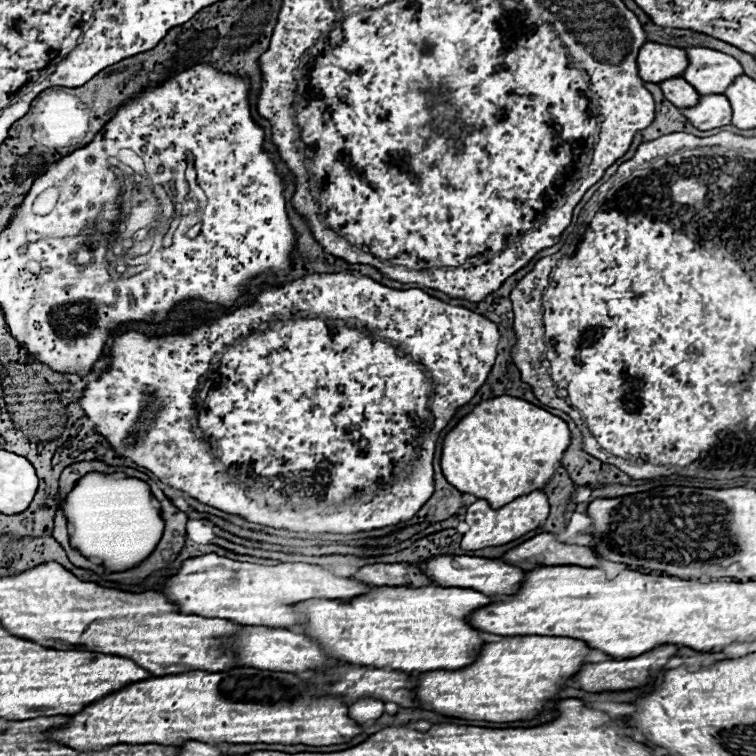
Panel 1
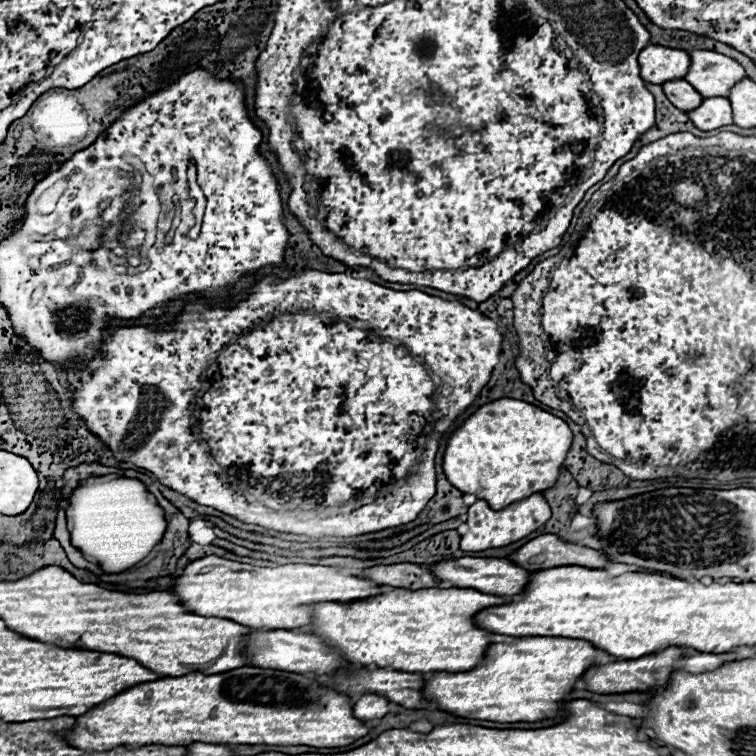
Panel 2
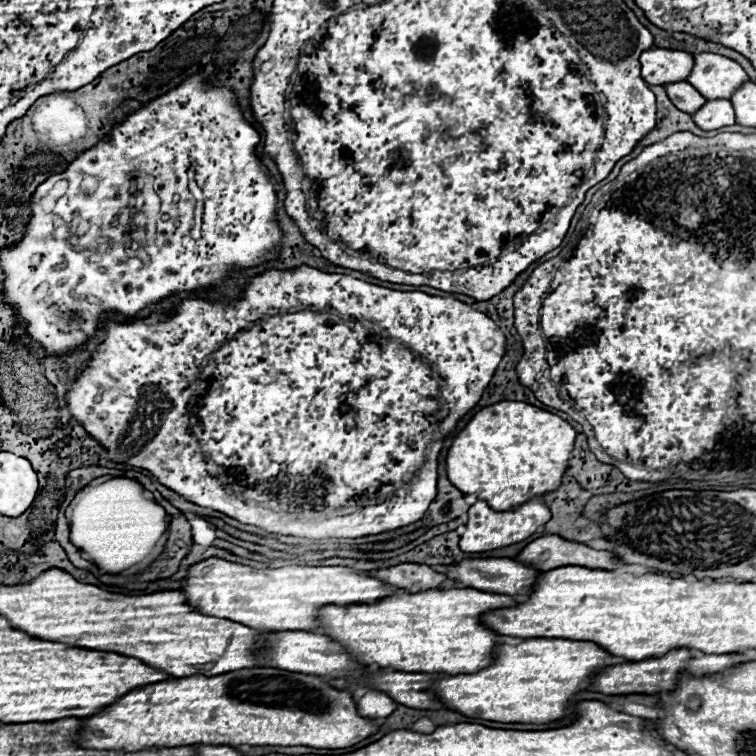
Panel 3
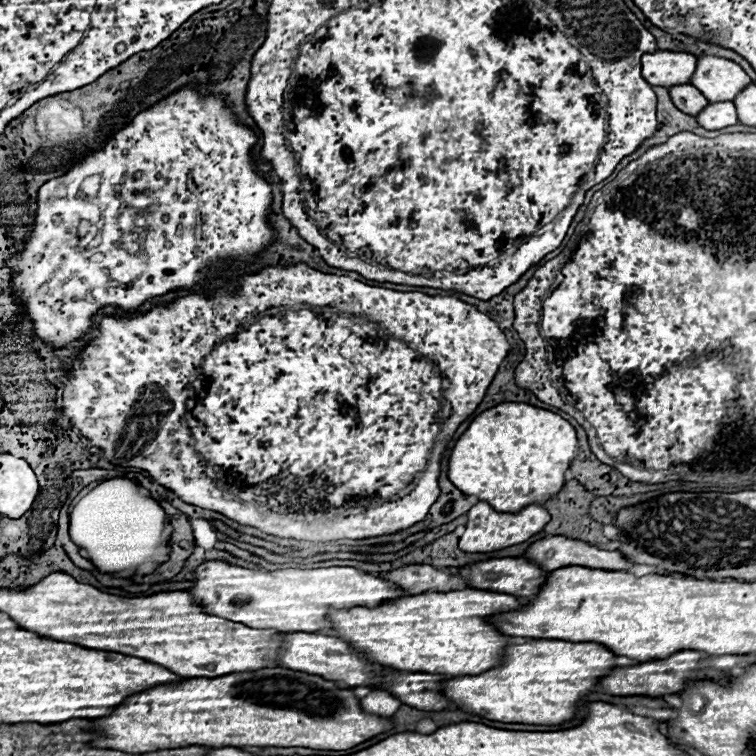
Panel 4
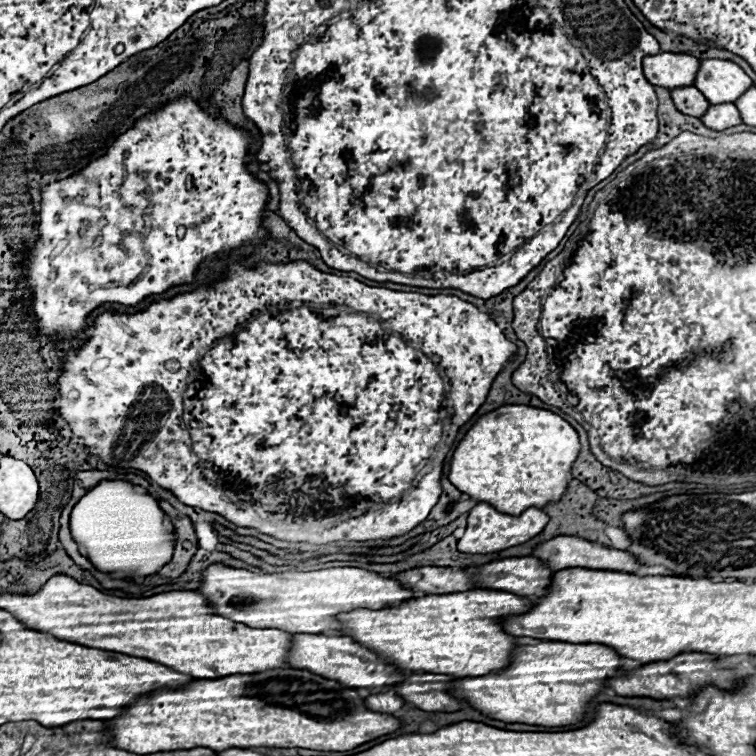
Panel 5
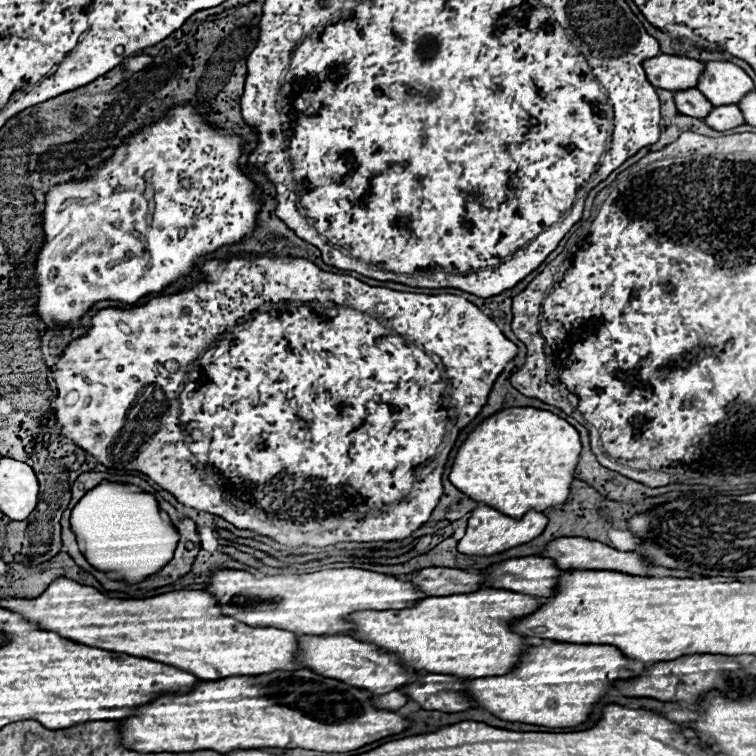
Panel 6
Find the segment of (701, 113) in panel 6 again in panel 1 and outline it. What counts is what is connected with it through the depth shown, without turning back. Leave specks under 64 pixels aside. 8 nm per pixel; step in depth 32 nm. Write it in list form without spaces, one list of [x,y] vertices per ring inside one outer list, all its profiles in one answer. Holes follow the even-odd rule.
[[[668,78],[660,82],[660,88],[664,92],[664,96],[676,104],[678,108],[688,108],[692,104],[696,104],[696,100],[700,98],[700,94],[684,80],[684,78]]]

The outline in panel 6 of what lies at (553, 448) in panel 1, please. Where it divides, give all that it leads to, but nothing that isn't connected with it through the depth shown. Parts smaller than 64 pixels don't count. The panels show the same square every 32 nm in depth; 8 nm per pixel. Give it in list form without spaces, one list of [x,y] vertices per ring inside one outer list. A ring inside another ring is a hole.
[[[530,406],[502,408],[484,418],[456,452],[450,482],[472,500],[488,504],[506,516],[520,518],[528,510],[558,508],[568,498],[572,468],[580,456],[580,436],[560,416]]]

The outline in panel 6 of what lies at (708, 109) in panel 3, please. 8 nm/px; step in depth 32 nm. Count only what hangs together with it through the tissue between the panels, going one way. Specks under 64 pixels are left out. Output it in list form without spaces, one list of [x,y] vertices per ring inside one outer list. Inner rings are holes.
[[[726,104],[726,106],[714,106],[710,110],[710,114],[704,118],[704,122],[712,130],[724,132],[724,130],[742,126],[744,124],[744,118],[742,118],[742,112],[740,112],[740,108],[736,104]]]

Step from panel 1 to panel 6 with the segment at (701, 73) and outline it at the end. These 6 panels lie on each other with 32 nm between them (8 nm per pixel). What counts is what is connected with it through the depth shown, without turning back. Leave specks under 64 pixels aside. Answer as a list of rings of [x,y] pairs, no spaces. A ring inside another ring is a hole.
[[[706,62],[696,88],[716,106],[716,104],[738,104],[738,100],[744,96],[744,92],[750,92],[754,88],[754,84],[752,84],[750,76],[732,62]]]

